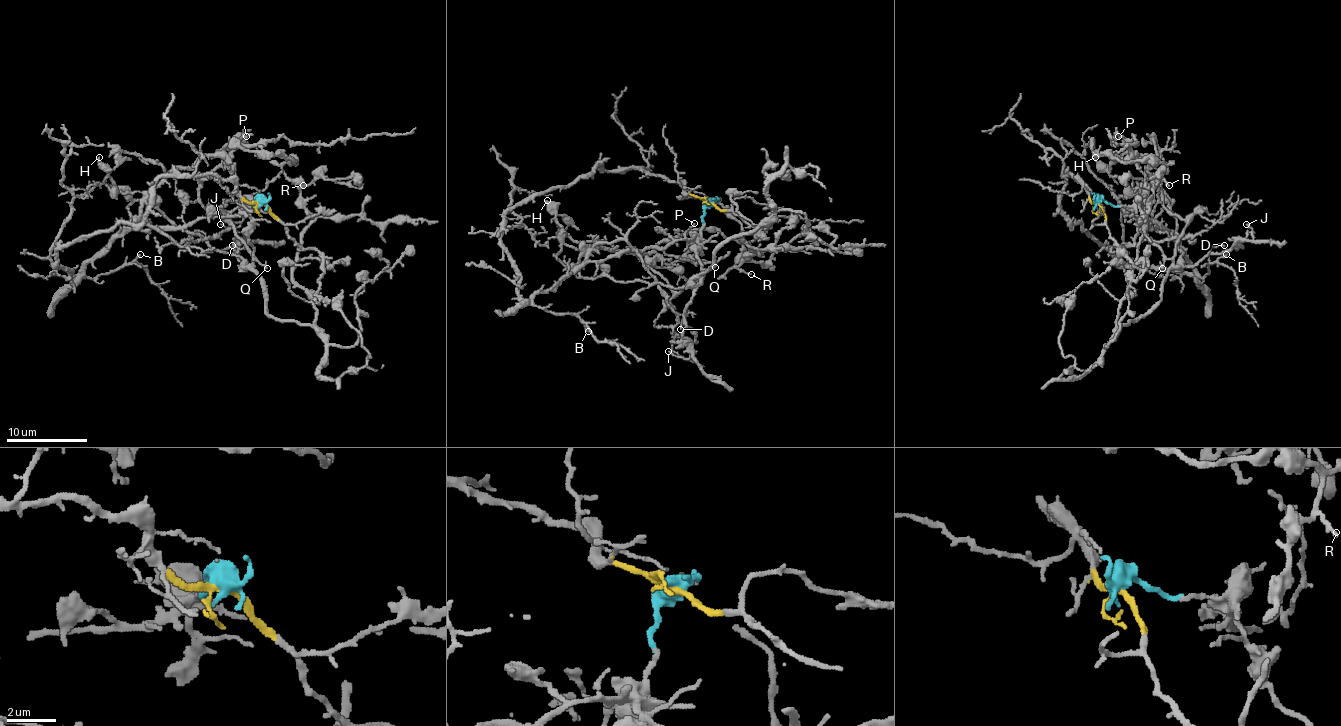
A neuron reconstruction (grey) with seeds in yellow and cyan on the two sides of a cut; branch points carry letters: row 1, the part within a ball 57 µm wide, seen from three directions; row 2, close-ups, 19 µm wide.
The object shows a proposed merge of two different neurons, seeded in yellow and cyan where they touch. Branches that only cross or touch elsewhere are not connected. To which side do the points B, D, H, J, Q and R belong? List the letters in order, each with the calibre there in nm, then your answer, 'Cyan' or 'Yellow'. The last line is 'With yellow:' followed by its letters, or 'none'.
B: Thickness 180 nm. Yellow
D: Thickness 120 nm. Cyan
H: Thickness 190 nm. Cyan
J: Thickness 120 nm. Cyan
Q: Thickness 200 nm. Cyan
R: Thickness 110 nm. Cyan
With yellow: B

